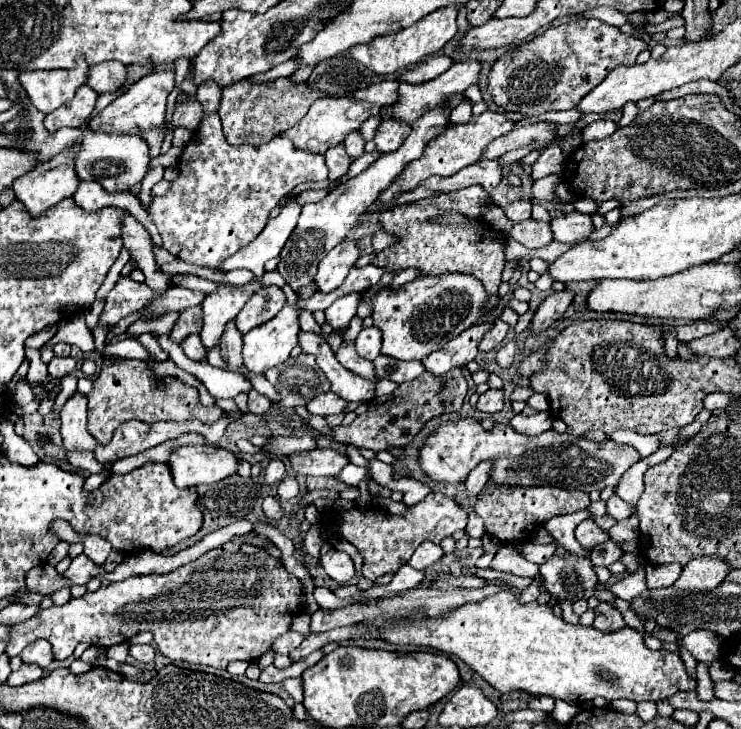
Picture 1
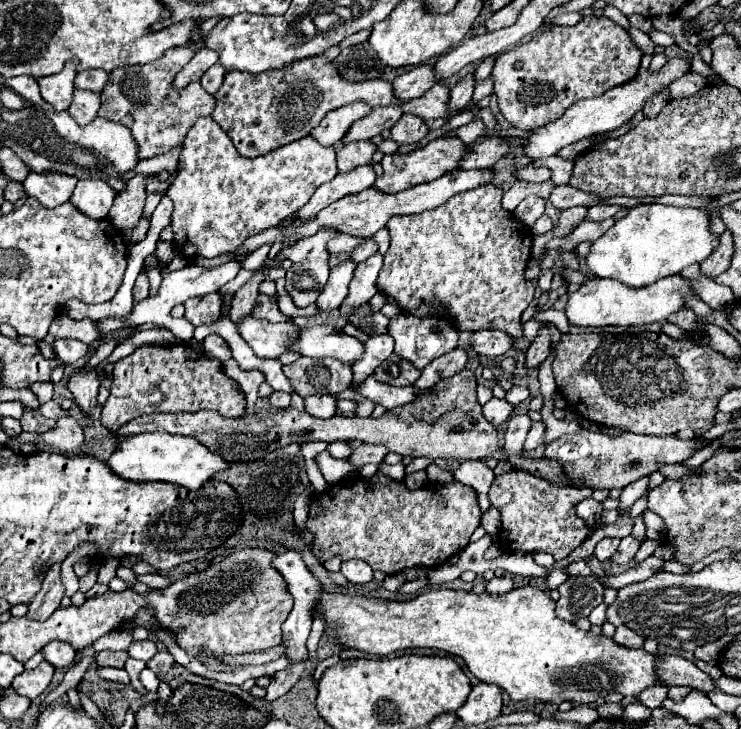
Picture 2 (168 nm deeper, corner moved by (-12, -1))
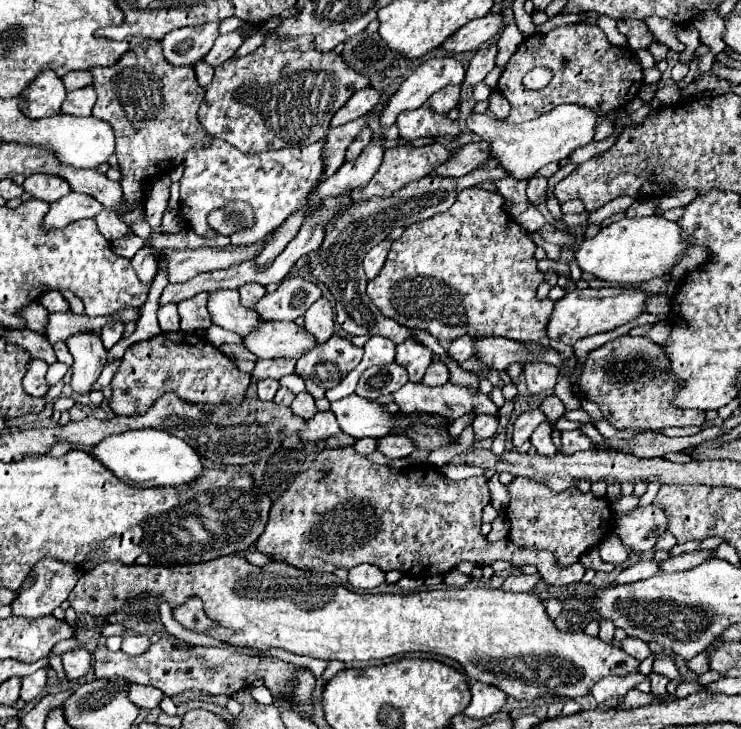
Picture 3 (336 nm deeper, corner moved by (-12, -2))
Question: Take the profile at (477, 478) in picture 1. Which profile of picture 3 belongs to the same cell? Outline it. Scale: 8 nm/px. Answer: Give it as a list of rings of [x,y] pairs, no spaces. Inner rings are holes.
[[[534,409],[534,411],[526,411],[522,413],[516,423],[514,423],[514,437],[512,437],[512,443],[514,445],[522,445],[530,439],[532,431],[542,423],[546,421],[546,415],[540,411],[540,409]]]

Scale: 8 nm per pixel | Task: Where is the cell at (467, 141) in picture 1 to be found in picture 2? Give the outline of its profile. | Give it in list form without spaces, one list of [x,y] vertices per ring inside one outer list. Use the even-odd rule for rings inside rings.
[[[450,136],[450,138],[436,138],[436,140],[428,142],[424,148],[418,148],[410,154],[384,156],[380,162],[384,168],[384,176],[374,182],[374,188],[380,188],[382,192],[388,192],[388,194],[396,194],[396,192],[402,192],[402,190],[416,186],[420,182],[436,180],[436,178],[444,176],[446,172],[458,170],[464,154],[468,154],[470,150],[472,150],[472,146],[464,144],[458,136]]]

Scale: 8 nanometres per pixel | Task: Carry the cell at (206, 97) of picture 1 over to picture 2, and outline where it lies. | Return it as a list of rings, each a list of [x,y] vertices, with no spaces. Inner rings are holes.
[[[214,64],[212,68],[208,68],[206,72],[204,72],[204,76],[202,76],[202,80],[200,80],[200,84],[202,84],[202,88],[208,92],[208,94],[216,94],[218,90],[220,90],[220,86],[222,86],[222,82],[224,82],[224,68],[220,66],[220,64]]]

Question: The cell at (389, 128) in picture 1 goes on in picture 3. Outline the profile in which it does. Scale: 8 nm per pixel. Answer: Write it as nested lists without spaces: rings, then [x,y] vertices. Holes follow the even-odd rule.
[[[428,103],[422,107],[400,113],[396,121],[400,129],[400,137],[404,141],[416,141],[420,137],[444,137],[444,139],[456,139],[462,135],[462,127],[458,121],[448,119],[446,113],[436,113]]]

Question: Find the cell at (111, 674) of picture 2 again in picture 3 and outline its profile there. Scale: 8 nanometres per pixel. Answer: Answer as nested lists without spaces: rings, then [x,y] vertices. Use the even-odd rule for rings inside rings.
[[[130,685],[128,689],[128,697],[134,705],[142,707],[142,709],[154,709],[160,705],[162,701],[162,693],[154,687],[144,687],[144,685]]]

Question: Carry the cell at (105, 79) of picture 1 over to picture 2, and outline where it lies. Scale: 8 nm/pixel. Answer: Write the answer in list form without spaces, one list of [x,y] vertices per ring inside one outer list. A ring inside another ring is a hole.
[[[82,70],[76,76],[76,88],[100,94],[108,84],[108,78],[110,78],[110,72],[106,70]]]

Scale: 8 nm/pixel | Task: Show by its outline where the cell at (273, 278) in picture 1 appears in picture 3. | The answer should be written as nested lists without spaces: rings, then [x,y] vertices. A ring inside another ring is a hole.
[[[232,289],[212,291],[208,295],[208,313],[214,325],[220,325],[238,335],[248,333],[248,329],[254,329],[260,323],[252,309],[240,305],[238,293]]]

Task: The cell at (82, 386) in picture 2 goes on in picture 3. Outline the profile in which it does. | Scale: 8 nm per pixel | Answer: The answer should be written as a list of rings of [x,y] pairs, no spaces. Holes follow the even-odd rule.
[[[92,331],[74,333],[66,339],[66,347],[74,357],[72,363],[72,389],[76,393],[90,393],[94,381],[100,377],[100,371],[106,363],[106,349],[100,337]]]

